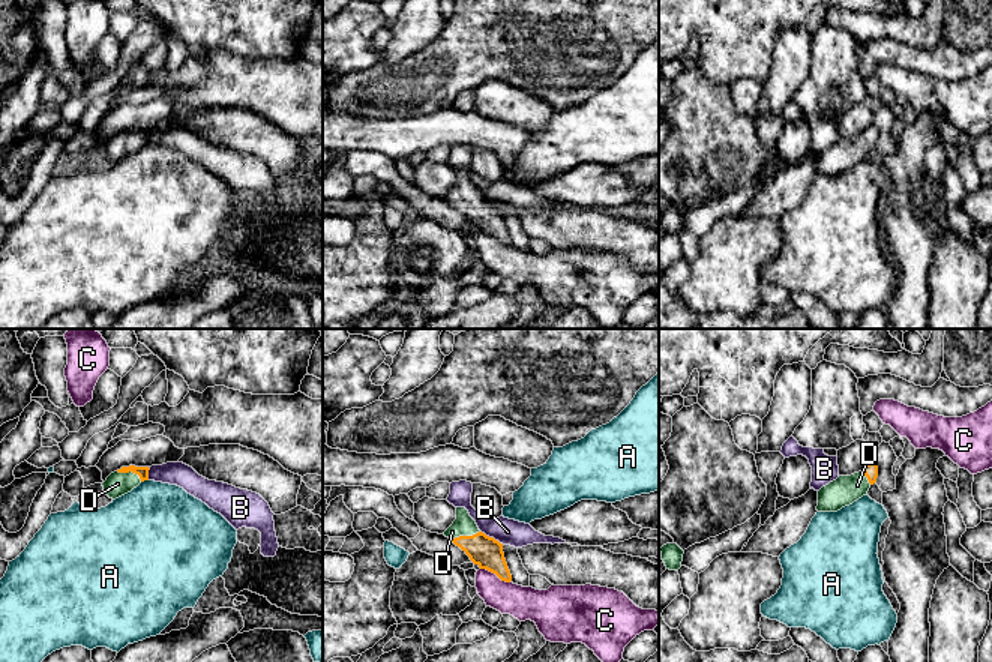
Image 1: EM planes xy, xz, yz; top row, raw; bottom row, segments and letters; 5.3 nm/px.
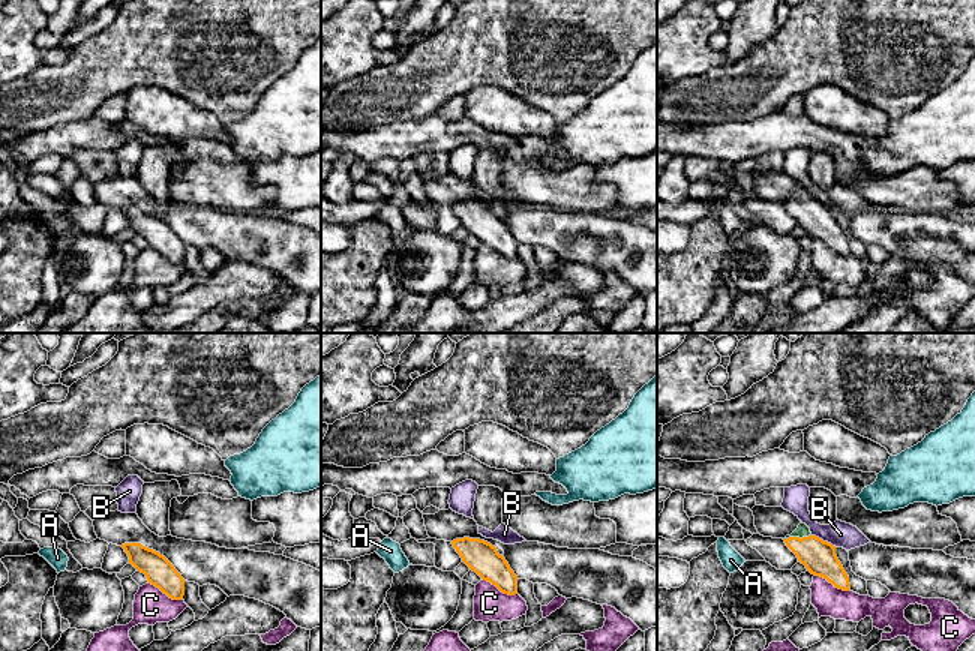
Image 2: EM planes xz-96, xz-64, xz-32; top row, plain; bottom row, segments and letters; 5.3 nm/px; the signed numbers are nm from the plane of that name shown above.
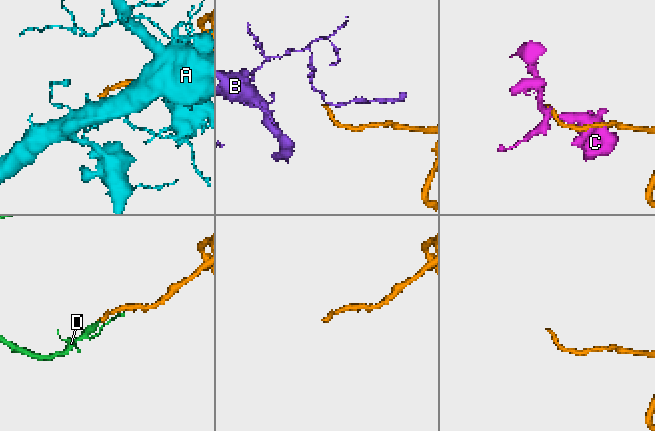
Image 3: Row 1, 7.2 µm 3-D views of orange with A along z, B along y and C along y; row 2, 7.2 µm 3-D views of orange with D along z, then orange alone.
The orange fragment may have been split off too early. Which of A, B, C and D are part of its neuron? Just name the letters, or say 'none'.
D

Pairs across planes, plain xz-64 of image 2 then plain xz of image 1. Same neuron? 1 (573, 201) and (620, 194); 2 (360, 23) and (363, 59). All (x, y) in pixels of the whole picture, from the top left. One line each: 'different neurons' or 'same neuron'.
1: same neuron
2: same neuron

